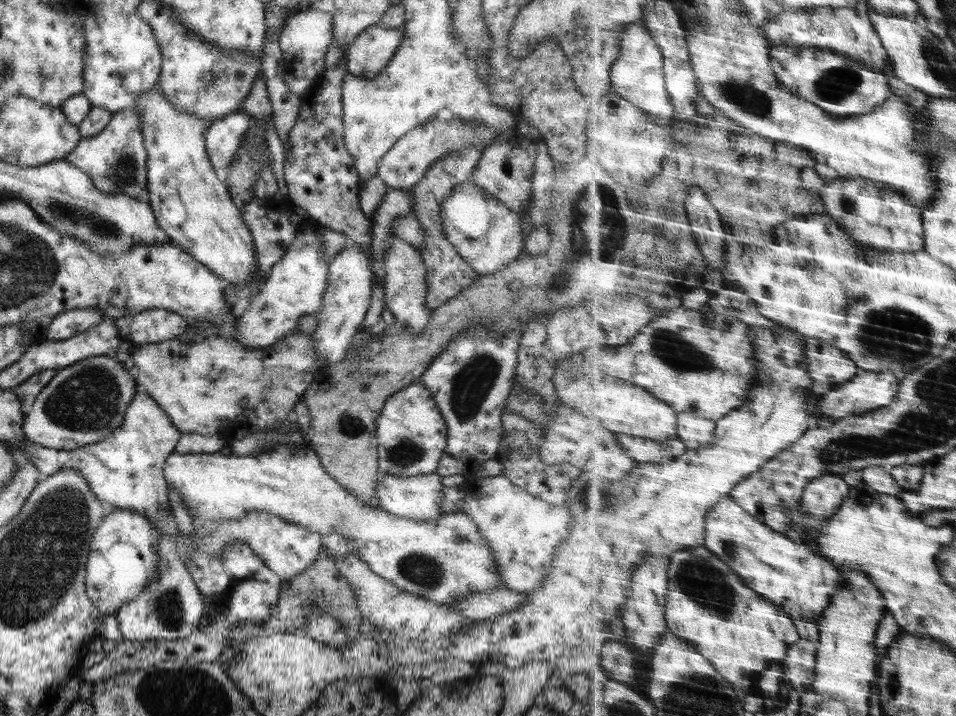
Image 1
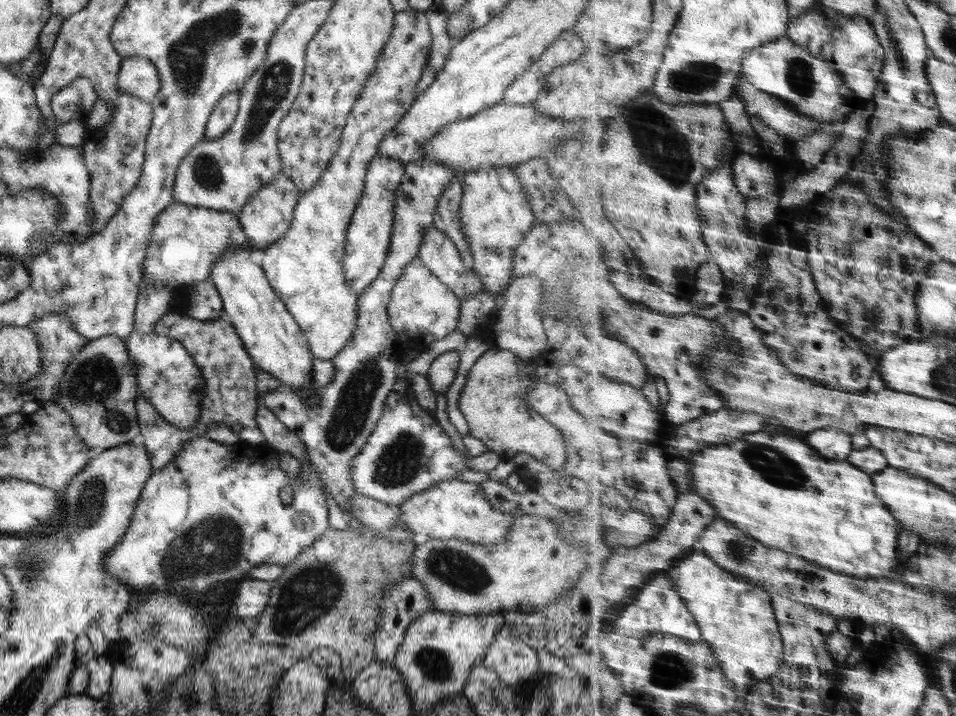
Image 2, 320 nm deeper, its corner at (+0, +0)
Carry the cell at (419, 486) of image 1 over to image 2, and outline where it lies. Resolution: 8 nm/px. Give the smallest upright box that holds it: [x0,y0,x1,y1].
[398,479,512,546]

